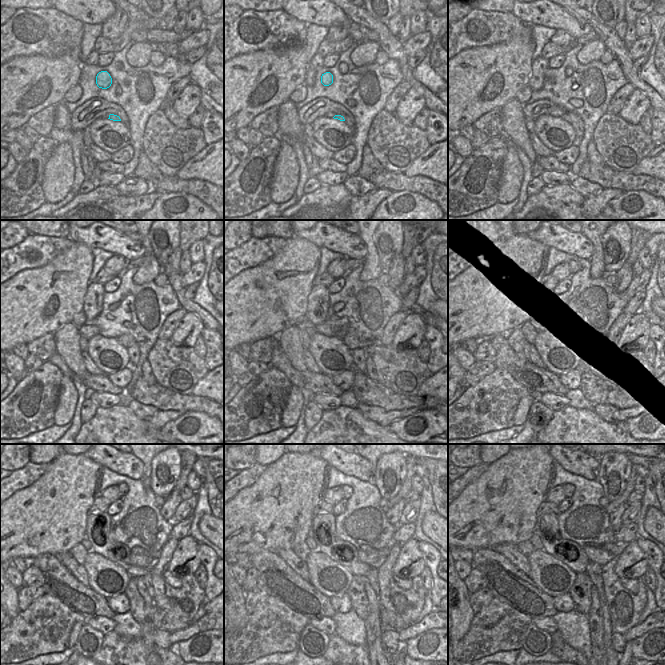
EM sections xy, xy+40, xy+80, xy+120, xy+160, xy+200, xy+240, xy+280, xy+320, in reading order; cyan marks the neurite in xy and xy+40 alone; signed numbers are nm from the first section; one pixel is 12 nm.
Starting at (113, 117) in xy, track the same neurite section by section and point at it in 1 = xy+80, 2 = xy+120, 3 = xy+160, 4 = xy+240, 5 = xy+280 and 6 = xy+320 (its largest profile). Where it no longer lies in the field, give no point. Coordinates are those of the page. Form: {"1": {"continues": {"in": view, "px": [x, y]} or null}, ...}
{"1": {"continues": {"in": "xy+80", "px": [565, 117]}}, "2": {"continues": {"in": "xy+120", "px": [126, 341]}}, "3": {"continues": {"in": "xy+160", "px": [351, 339]}}, "4": {"continues": {"in": "xy+240", "px": [139, 557]}}, "5": {"continues": {"in": "xy+280", "px": [374, 558]}}, "6": {"continues": {"in": "xy+320", "px": [598, 553]}}}

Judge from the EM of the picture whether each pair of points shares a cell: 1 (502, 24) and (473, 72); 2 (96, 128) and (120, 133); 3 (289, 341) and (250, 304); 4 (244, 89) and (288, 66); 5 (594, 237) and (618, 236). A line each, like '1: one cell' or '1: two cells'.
1: two cells
2: one cell
3: two cells
4: one cell
5: two cells

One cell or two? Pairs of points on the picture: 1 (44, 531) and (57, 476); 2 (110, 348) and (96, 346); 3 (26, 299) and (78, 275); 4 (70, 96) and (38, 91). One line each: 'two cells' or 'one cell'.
1: one cell
2: one cell
3: one cell
4: two cells

